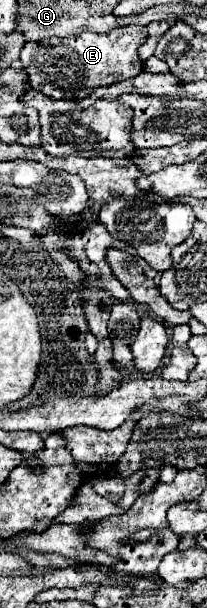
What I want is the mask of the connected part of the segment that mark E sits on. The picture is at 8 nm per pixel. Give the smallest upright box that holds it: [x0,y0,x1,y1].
[21,25,147,101]

